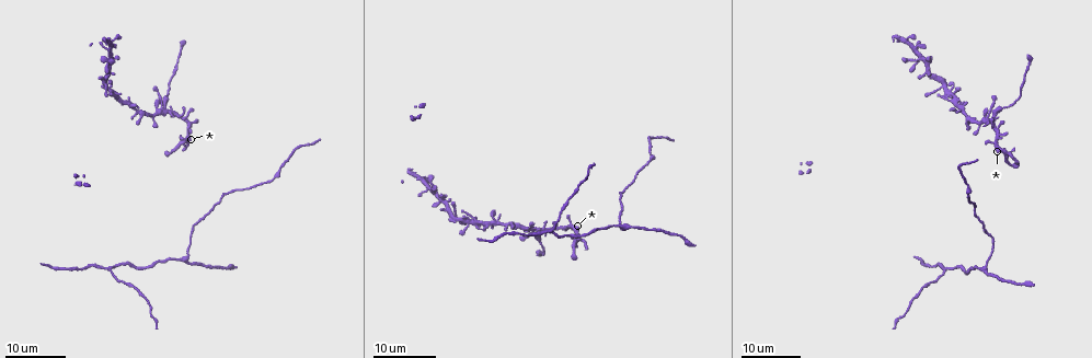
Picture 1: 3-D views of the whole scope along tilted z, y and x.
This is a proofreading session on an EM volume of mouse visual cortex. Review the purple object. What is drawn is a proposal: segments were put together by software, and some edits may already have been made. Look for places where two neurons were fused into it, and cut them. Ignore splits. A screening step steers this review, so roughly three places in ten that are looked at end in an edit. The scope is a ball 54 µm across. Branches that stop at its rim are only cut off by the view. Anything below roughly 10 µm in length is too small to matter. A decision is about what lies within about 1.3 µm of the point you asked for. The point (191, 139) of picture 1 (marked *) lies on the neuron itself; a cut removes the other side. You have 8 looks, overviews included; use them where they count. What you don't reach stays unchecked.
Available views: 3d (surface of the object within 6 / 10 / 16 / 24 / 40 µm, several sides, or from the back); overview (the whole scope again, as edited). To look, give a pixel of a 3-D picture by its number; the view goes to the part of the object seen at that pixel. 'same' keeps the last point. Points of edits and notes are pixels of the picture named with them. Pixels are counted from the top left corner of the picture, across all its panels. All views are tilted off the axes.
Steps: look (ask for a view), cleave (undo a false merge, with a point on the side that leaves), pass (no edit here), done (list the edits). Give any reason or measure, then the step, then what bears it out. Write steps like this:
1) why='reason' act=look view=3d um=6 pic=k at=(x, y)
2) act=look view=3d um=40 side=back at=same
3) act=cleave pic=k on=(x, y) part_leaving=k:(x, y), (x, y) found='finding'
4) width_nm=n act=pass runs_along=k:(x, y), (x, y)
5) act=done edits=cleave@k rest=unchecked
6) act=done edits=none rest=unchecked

why='looks like a crossing' act=look view=3d um=16 pic=1 at=(164, 111)

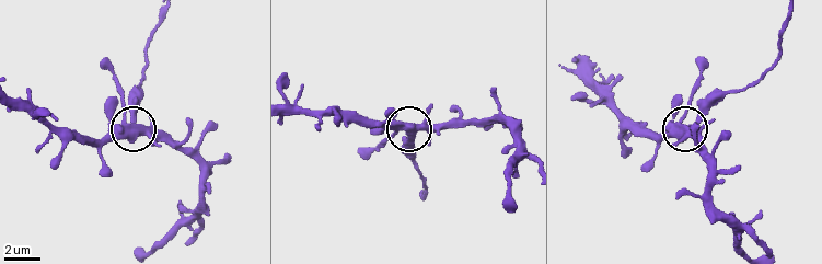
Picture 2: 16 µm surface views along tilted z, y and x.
act=look view=3d um=6 pic=2 at=(412, 137)

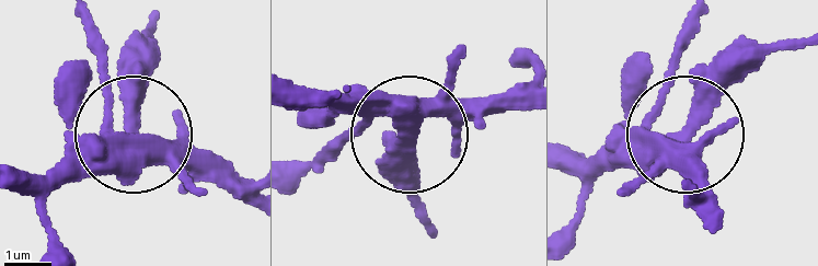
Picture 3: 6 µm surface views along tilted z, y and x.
width_nm=360 act=cleave pic=3 on=(131, 103) found='a second neuron is stuck on'

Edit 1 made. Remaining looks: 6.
why='a fork' act=look view=3d um=24 pic=1 at=(944, 86)

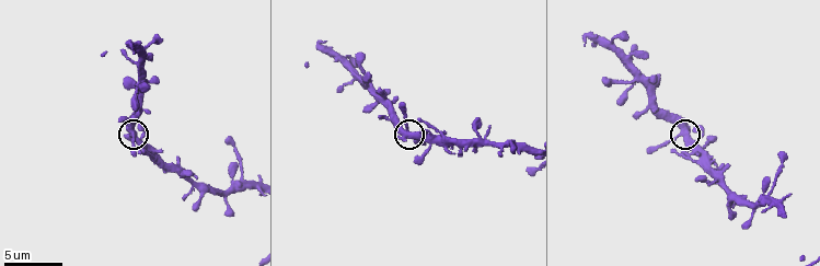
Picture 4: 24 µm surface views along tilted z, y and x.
why='closer look' act=look view=3d um=6 pic=4 at=(408, 133)

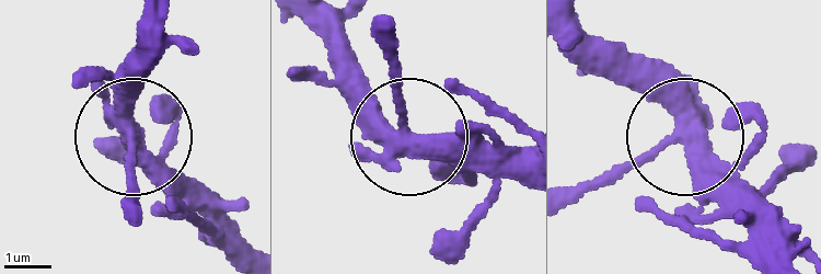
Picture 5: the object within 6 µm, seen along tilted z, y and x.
why='other side' act=look view=3d um=6 side=back pic=5 at=(128, 126)

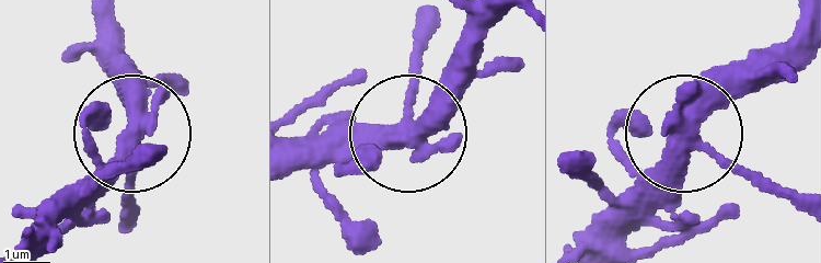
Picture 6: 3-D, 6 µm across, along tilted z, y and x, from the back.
act=pass runs_along=6:(33, 248), (124, 145), (120, 41) found='one neuron here'

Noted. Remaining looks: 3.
why='three arms meet' act=look view=3d um=16 pic=1 at=(109, 271)

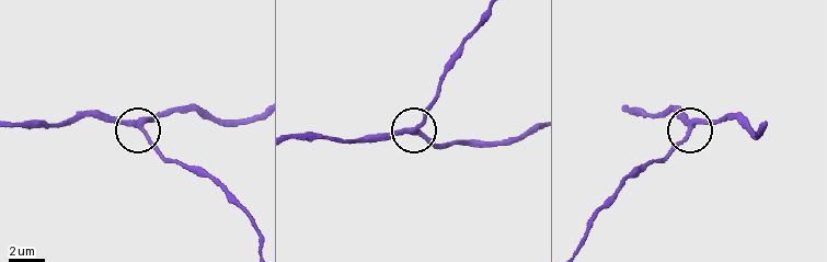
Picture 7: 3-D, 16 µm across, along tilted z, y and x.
act=look view=3d um=6 pic=7 at=(146, 132)

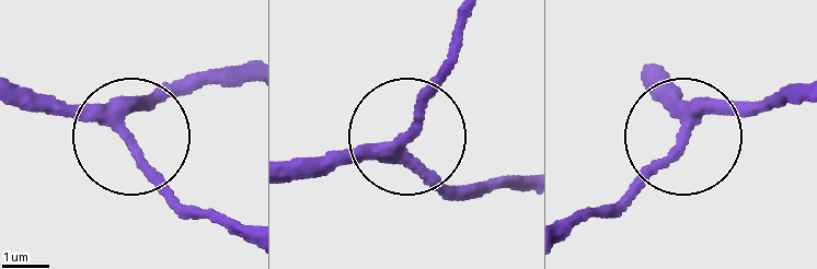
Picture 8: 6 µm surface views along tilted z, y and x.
arms=3 act=pass runs_along=8:(251, 82), (142, 100), (128, 136), (12, 106) found='continuous, no second neuron'

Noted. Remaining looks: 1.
act=done edits=cleave@3 rest=unchecked

